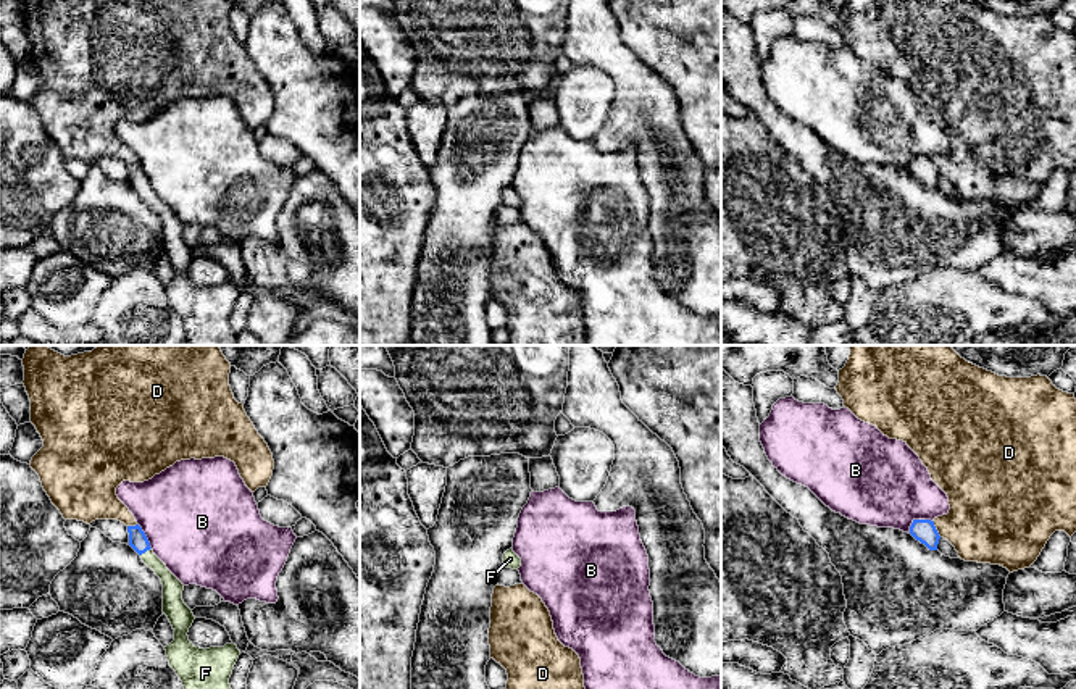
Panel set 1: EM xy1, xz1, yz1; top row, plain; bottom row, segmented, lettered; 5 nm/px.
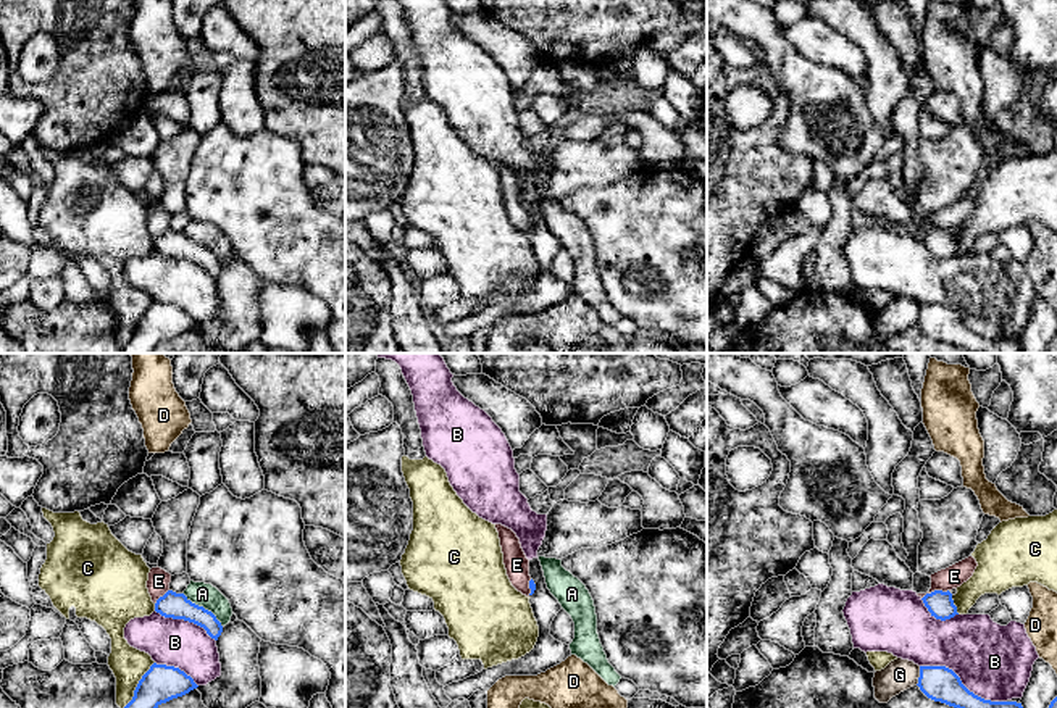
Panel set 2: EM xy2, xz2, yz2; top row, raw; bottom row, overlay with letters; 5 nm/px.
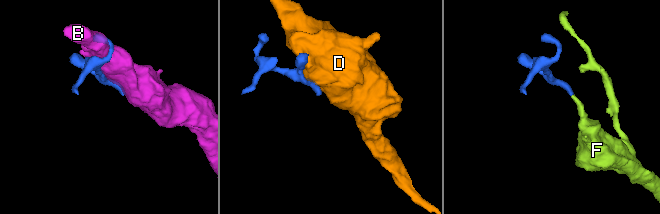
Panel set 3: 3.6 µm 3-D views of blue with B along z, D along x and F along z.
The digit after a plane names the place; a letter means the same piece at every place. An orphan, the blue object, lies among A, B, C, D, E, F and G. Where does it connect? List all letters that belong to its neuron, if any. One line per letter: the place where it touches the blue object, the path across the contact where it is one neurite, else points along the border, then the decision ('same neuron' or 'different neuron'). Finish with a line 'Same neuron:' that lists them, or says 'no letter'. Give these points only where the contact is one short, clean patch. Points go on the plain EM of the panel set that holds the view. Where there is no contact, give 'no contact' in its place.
A: meets blue in xy2 at (202, 245); border along xy2 (183, 231), (192, 241), (207, 247), (221, 265); different neuron
B: meets blue in yz2 at (960, 321); different neuron
C: meets blue in xy2 at (137, 324); different neuron
D: meets blue in yz1 at (934, 167); different neuron
E: meets blue in yz2 at (935, 229); border along yz2 (948, 228), (931, 229), (922, 237); different neuron
F: meets blue in xy1 at (145, 189); runs through xy1 (137, 178), (145, 189), (173, 226); same neuron
G: meets blue in yz2 at (920, 315); border along yz2 (920, 305), (920, 315), (915, 323); different neuron
Same neuron: F

